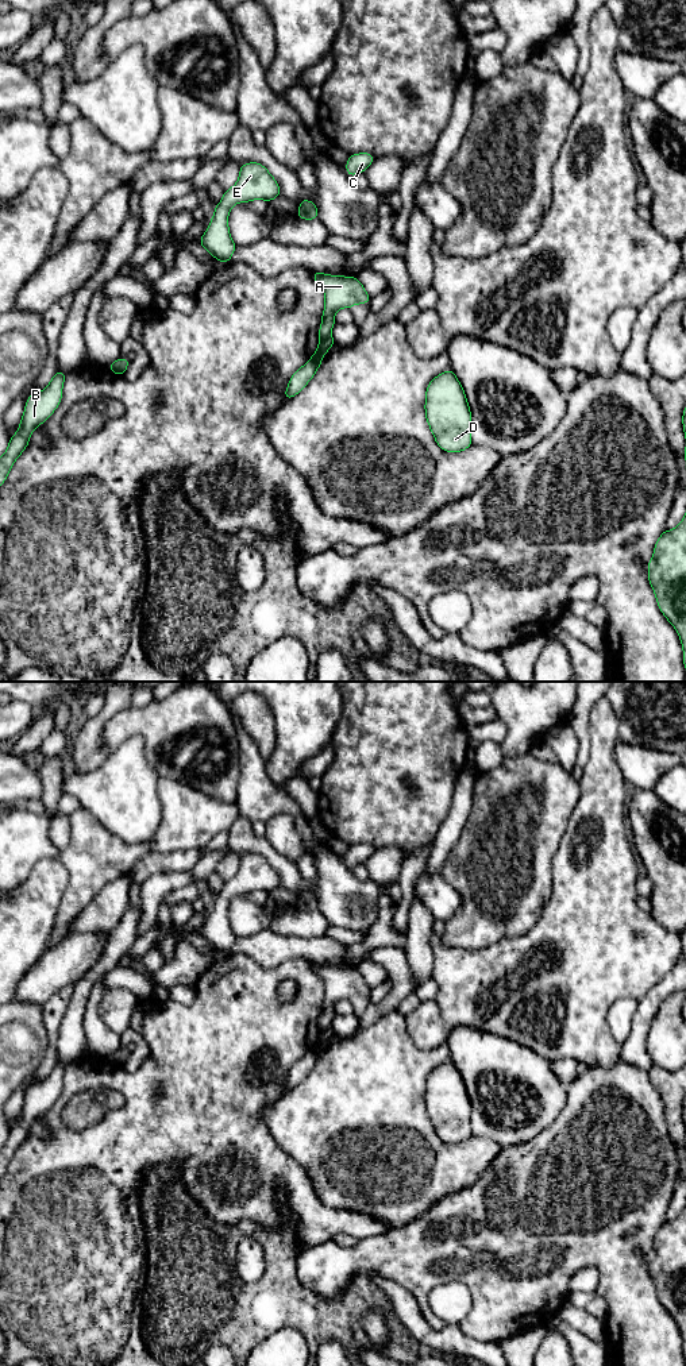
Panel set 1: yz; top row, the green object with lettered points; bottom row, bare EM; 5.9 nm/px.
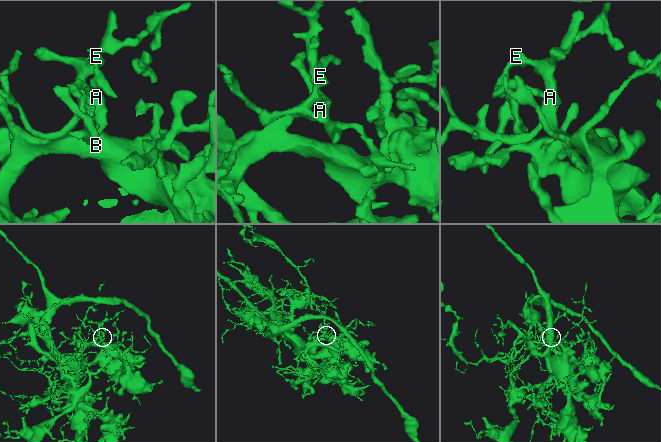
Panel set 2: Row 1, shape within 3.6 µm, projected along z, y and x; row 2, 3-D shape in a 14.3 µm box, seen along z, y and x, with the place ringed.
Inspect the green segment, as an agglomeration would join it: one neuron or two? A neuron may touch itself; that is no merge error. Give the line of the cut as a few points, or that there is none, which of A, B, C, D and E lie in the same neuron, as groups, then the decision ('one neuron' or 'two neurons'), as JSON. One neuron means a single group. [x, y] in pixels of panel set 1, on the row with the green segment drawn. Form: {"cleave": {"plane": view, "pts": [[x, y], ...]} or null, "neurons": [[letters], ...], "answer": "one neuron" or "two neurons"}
{"cleave": null, "neurons": [["A", "B", "C", "D", "E"]], "answer": "one neuron"}

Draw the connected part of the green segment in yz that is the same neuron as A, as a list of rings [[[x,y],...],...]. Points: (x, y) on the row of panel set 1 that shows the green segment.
[[[312,271],[312,278],[324,290],[324,312],[319,328],[319,347],[312,358],[290,377],[284,394],[285,401],[298,394],[307,386],[320,367],[325,352],[335,344],[335,339],[331,335],[331,329],[336,324],[335,312],[342,308],[350,309],[357,304],[370,304],[371,300],[358,277],[335,277]]]

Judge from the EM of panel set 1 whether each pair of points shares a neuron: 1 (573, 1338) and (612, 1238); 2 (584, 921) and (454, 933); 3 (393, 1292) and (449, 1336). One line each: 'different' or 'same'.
1: different
2: different
3: same

